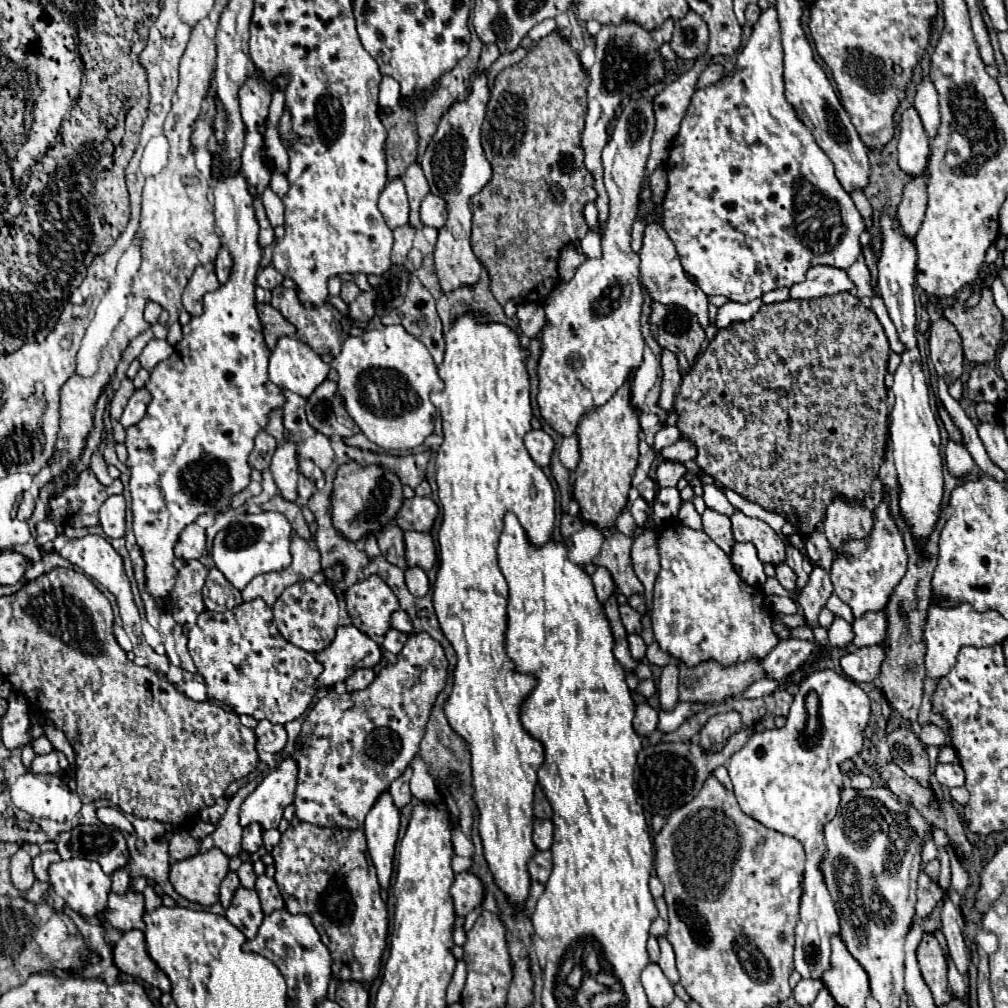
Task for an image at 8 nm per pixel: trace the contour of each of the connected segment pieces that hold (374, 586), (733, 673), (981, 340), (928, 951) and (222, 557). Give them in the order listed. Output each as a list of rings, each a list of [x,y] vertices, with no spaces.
[[[377,575],[353,585],[345,595],[345,605],[353,625],[373,639],[387,633],[391,627],[391,613],[399,609],[397,597]]]
[[[747,659],[743,663],[733,663],[729,667],[717,661],[701,661],[697,667],[687,667],[681,663],[681,689],[679,699],[687,703],[721,703],[727,697],[741,695],[751,683],[765,677],[761,659]]]
[[[989,287],[981,289],[981,299],[979,299],[979,303],[975,307],[965,309],[965,303],[957,301],[955,305],[943,309],[943,317],[949,319],[957,327],[957,331],[959,331],[959,335],[963,339],[963,355],[965,355],[967,361],[971,361],[971,363],[995,361],[997,351],[1001,347],[1001,341],[1003,341],[1003,315],[995,307],[993,293],[991,293]]]
[[[923,933],[921,943],[917,947],[917,961],[923,979],[933,993],[935,1003],[945,1003],[951,993],[947,985],[947,959],[933,933]]]
[[[267,511],[259,515],[247,515],[243,523],[231,525],[215,535],[211,557],[215,561],[215,567],[231,581],[231,585],[235,589],[243,589],[253,577],[261,573],[281,571],[289,567],[291,563],[289,541],[291,541],[291,525],[281,513]]]

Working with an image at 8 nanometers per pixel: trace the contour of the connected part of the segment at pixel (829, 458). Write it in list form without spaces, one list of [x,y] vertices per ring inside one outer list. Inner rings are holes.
[[[847,291],[825,295],[811,301],[787,299],[783,303],[763,305],[751,321],[735,323],[727,329],[717,331],[715,339],[705,347],[703,355],[697,359],[693,371],[689,371],[689,375],[683,375],[681,395],[675,401],[675,413],[679,415],[677,427],[681,429],[685,439],[697,445],[699,455],[695,461],[705,473],[709,473],[715,479],[717,485],[729,487],[743,499],[759,503],[763,509],[783,515],[787,521],[793,521],[797,525],[803,537],[807,537],[821,523],[821,515],[825,515],[825,503],[833,499],[833,491],[841,491],[841,495],[853,495],[853,499],[863,501],[863,497],[871,489],[871,481],[879,473],[885,453],[885,439],[889,433],[887,387],[883,383],[887,375],[887,359],[889,359],[889,341],[877,315]]]

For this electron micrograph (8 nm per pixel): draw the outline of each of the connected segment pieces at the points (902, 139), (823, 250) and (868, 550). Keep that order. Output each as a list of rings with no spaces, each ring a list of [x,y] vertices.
[[[909,107],[901,113],[899,125],[899,165],[907,175],[923,171],[929,157],[929,135],[925,133],[919,113]]]
[[[771,5],[767,11],[761,13],[759,21],[753,27],[753,35],[747,41],[747,45],[739,51],[735,69],[729,77],[723,77],[719,83],[709,85],[705,89],[697,89],[691,105],[685,113],[685,119],[681,121],[681,129],[677,137],[673,139],[669,159],[665,163],[665,171],[669,177],[669,189],[665,193],[663,201],[663,229],[667,231],[669,239],[675,243],[679,259],[683,269],[697,279],[697,285],[707,295],[723,295],[737,303],[753,301],[755,297],[761,297],[773,289],[779,287],[791,287],[803,279],[809,267],[813,265],[831,265],[837,269],[851,267],[857,257],[861,255],[861,243],[859,235],[865,231],[865,223],[861,213],[857,211],[855,203],[851,201],[849,193],[841,187],[839,179],[835,177],[831,159],[821,151],[811,131],[803,125],[803,121],[797,117],[791,103],[785,99],[785,87],[783,87],[783,49],[781,49],[781,31],[779,31],[779,19],[777,11]]]
[[[881,493],[881,501],[873,511],[873,527],[871,527],[869,537],[867,539],[849,539],[837,549],[837,555],[835,555],[833,567],[831,567],[831,581],[833,581],[837,597],[841,601],[845,601],[853,609],[853,615],[857,617],[857,615],[863,615],[865,611],[881,611],[887,605],[889,595],[893,593],[893,589],[897,587],[897,583],[901,581],[905,571],[907,571],[907,551],[905,551],[905,543],[903,543],[903,531],[897,527],[895,519],[891,517],[889,495]]]

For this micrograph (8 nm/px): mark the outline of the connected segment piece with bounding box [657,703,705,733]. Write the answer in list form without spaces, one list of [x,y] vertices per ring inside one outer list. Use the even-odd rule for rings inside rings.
[[[677,703],[677,707],[673,711],[661,711],[659,715],[659,725],[657,729],[663,733],[675,731],[687,717],[691,717],[693,713],[705,709],[705,705],[687,705],[687,703]]]

